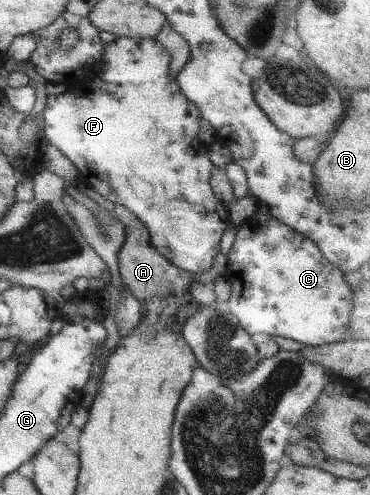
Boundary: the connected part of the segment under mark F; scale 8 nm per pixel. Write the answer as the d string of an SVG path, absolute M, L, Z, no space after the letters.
M117 36L109 43L104 43L102 47L102 56L100 63L100 74L92 80L90 86L78 92L58 93L57 95L46 95L46 103L42 110L39 119L42 133L46 143L56 147L68 160L76 167L78 171L77 181L84 183L88 188L92 188L93 192L100 194L105 201L118 204L126 208L138 221L140 221L149 234L149 243L152 248L160 256L168 259L170 264L176 268L182 268L188 274L196 276L202 275L209 270L214 256L219 253L219 242L222 238L224 230L229 225L227 214L227 206L220 200L214 198L208 179L212 172L213 165L208 160L209 145L204 145L198 139L198 128L200 128L200 111L195 104L192 104L180 92L179 86L174 79L169 75L169 64L171 61L170 55L165 48L162 48L153 38L137 37L137 36Z

